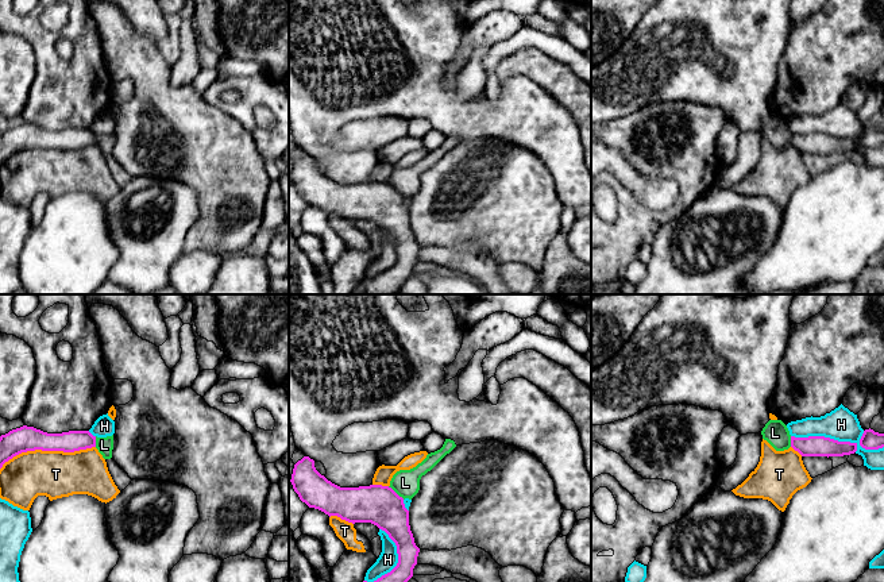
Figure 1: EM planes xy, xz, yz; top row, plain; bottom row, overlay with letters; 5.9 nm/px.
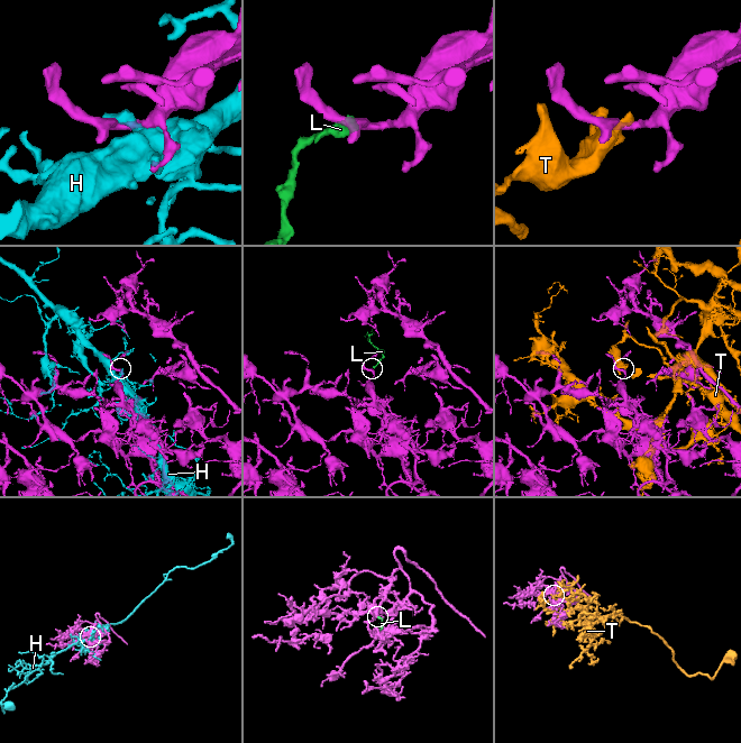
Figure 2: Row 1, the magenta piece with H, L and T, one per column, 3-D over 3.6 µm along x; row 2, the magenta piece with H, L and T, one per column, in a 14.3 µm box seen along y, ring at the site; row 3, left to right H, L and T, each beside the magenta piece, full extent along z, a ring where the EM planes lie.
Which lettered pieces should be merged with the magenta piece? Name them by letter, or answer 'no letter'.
no letter

